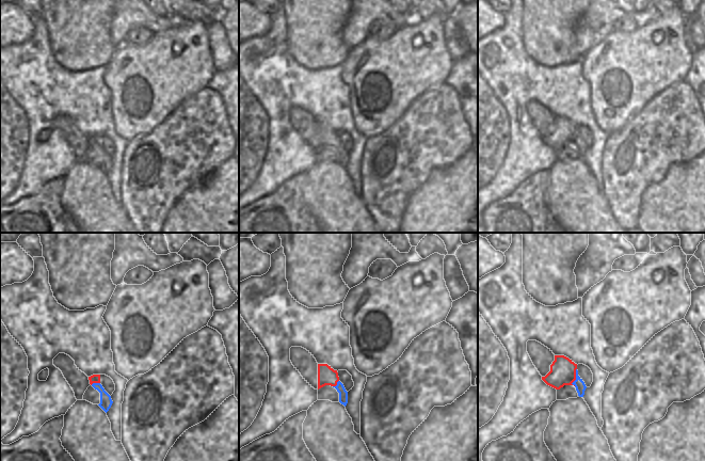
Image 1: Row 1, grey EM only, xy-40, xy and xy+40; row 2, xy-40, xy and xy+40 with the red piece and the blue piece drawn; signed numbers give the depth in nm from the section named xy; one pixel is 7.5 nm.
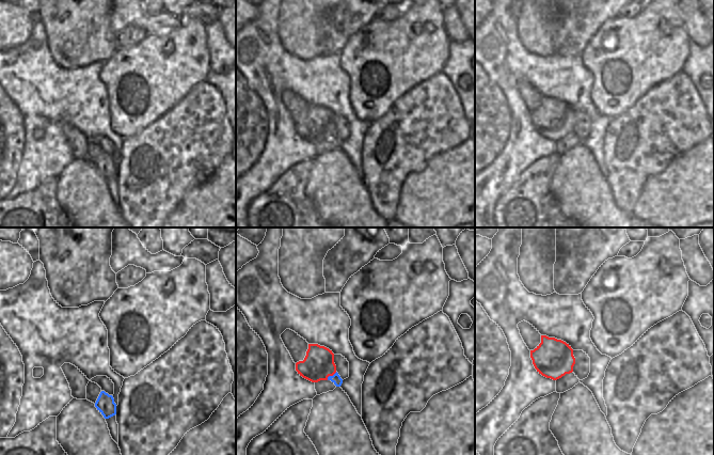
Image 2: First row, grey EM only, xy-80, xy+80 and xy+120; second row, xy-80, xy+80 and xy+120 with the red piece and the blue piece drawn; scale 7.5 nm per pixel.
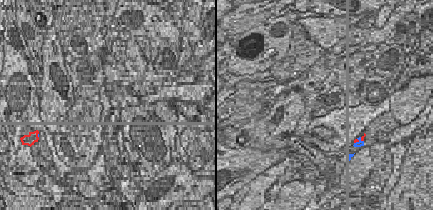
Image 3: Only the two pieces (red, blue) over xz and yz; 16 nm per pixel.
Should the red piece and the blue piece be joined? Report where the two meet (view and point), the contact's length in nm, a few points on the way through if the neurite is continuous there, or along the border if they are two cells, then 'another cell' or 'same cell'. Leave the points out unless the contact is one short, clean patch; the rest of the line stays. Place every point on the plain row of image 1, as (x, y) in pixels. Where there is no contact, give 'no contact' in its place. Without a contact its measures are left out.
meets red in xy+40 at (575, 138); contact 140 nm long; runs through xy+40 (562, 133), (570, 138), (575, 138), (579, 145); same cell

